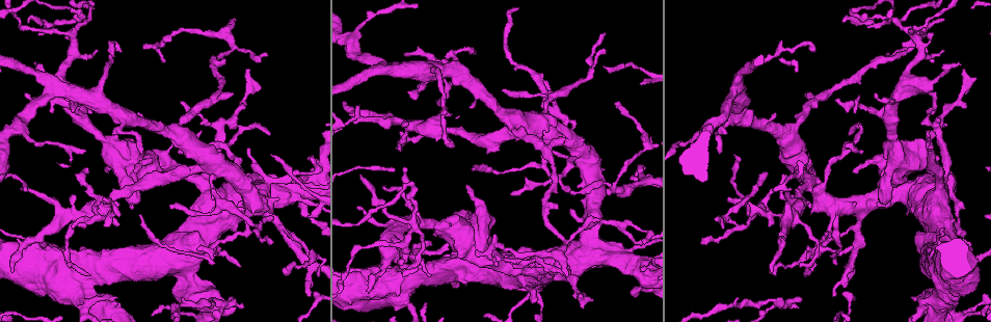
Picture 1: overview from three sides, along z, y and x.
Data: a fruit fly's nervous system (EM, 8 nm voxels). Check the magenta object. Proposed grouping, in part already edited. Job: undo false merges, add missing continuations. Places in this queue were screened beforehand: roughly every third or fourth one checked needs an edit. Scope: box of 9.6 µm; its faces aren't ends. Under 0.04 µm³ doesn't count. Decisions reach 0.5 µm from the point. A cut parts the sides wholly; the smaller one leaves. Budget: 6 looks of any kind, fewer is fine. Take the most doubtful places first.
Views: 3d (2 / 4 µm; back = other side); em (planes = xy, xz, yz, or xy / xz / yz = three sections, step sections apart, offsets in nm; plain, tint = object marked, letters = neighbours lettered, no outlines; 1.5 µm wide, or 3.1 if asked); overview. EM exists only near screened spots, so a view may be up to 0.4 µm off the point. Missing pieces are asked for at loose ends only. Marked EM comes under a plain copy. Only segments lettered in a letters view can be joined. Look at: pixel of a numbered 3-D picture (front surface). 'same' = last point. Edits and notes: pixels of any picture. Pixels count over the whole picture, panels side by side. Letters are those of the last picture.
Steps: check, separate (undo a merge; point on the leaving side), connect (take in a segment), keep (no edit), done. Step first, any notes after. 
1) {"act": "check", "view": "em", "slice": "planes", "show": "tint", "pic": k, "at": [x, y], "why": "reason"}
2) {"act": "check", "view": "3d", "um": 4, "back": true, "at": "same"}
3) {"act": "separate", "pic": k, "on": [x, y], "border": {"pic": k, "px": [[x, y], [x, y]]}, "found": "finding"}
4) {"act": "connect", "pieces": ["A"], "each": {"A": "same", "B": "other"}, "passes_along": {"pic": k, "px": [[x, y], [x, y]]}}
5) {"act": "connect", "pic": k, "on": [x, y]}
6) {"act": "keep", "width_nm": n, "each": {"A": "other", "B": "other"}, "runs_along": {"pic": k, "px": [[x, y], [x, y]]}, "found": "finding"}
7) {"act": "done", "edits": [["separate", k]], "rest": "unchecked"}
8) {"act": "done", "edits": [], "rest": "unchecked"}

{"act": "check", "view": "em", "slice": "xz", "step": 8, "show": "tint", "pic": 1, "at": [414, 211], "why": "three-way junction"}

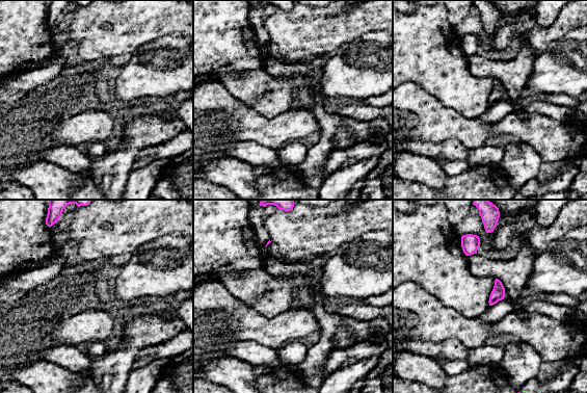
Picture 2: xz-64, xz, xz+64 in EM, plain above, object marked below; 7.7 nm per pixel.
{"act": "check", "view": "em", "slice": "xy", "step": 4, "show": "letters", "at": "same", "why": "another direction"}

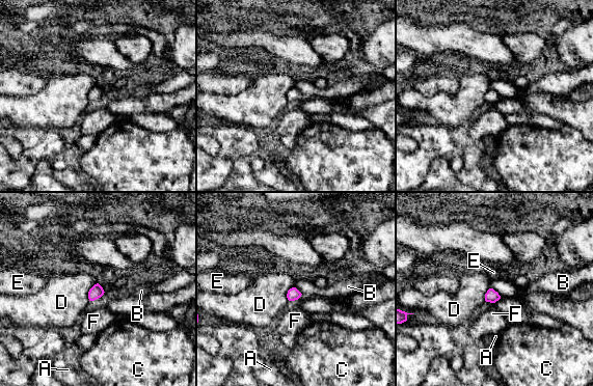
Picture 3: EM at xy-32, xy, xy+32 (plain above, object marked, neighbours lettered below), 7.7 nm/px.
{"act": "keep", "width_nm": 100, "each": {"A": "other", "B": "other", "C": "other", "D": "other", "E": "other", "F": "other"}, "border": {"pic": 3, "px": [[489, 287], [492, 287], [501, 296]]}, "found": "all the same neuron"}

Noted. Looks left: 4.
{"act": "check", "view": "3d", "um": 4, "pic": 1, "at": [215, 242], "why": "sharp bend"}

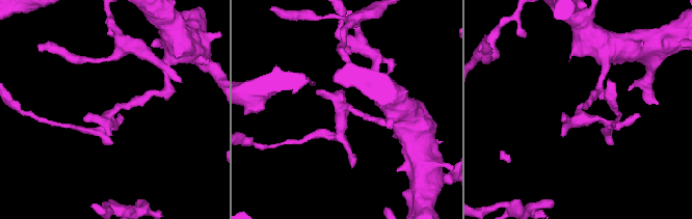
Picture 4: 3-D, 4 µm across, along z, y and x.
{"act": "check", "view": "em", "slice": "xz", "step": 8, "show": "letters", "pic": 4, "at": [345, 108]}

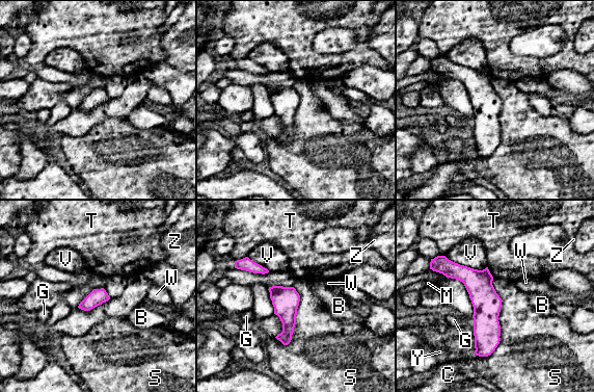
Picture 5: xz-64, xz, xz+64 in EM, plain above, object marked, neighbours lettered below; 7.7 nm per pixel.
{"act": "check", "view": "em", "slice": "planes", "show": "letters", "at": "same", "why": "another direction"}

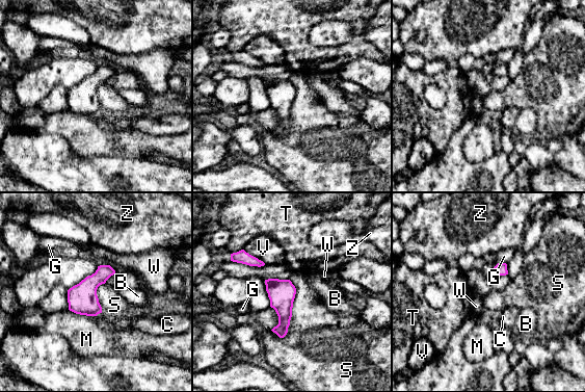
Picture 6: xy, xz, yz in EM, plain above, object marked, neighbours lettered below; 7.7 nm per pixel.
{"act": "keep", "each": {"B": "other", "C": "other", "G": "other", "M": "other", "S": "other", "T": "other", "V": "other", "W": "other", "Z": "other"}, "border": {"pic": 6, "px": [[289, 279], [295, 297], [280, 338]]}, "found": "one neuron here"}

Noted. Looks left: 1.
{"act": "check", "view": "em", "slice": "planes", "show": "letters", "pic": 1, "at": [533, 265]}

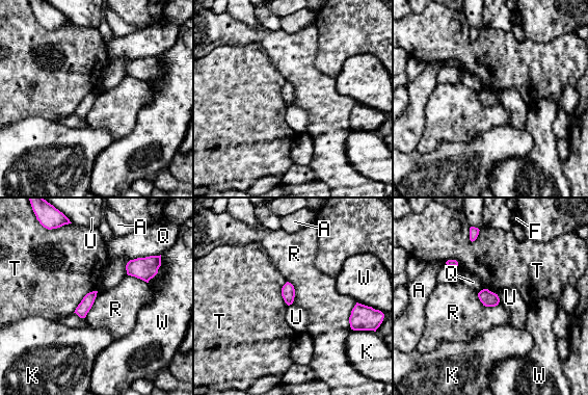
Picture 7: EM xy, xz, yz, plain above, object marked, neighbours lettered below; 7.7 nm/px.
{"act": "keep", "longest_contact_nm": ["T", 260], "each": {"A": "other", "F": "other", "K": "other", "Q": "other", "R": "other", "T": "other", "U": "other", "W": "other"}, "found": "no lettered segment goes on from it"}

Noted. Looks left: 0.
{"act": "done", "edits": [], "rest": "unchecked"}

